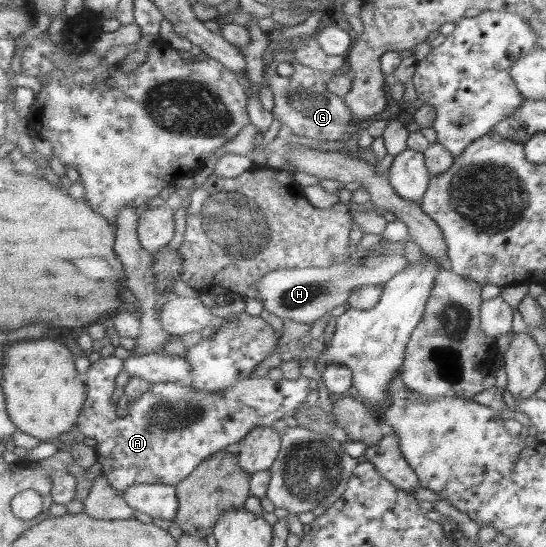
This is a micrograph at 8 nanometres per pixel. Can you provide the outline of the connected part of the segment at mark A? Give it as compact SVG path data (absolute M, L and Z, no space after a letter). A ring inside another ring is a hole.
M114 355L101 358L90 366L86 377L89 397L78 422L78 428L85 436L98 441L96 452L98 461L103 466L102 473L122 495L131 486L140 483L162 483L177 487L210 455L236 446L257 426L272 426L276 420L280 420L284 416L294 416L310 396L308 384L311 379L308 377L302 377L298 380L290 380L289 378L273 380L269 376L250 377L219 393L199 391L190 382L181 384L172 381L153 384L150 392L146 392L139 399L130 401L127 414L120 416L118 414L120 406L114 402L114 390L116 390L117 373L124 369L125 360Z

